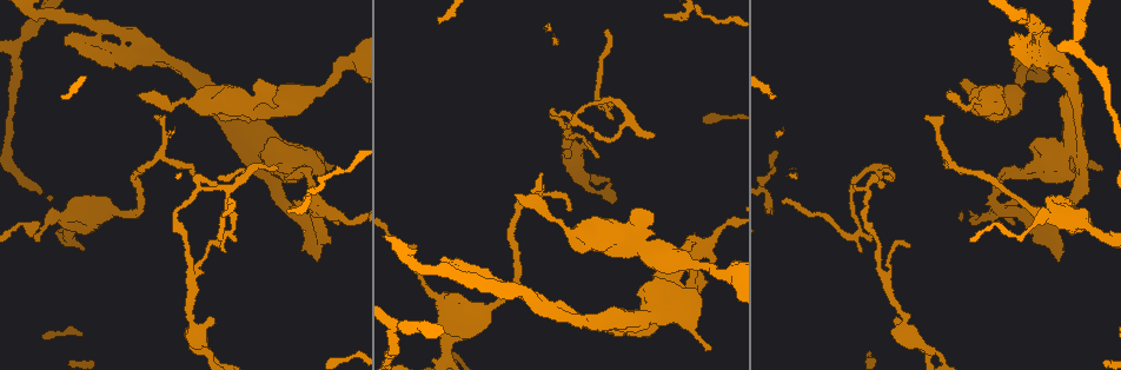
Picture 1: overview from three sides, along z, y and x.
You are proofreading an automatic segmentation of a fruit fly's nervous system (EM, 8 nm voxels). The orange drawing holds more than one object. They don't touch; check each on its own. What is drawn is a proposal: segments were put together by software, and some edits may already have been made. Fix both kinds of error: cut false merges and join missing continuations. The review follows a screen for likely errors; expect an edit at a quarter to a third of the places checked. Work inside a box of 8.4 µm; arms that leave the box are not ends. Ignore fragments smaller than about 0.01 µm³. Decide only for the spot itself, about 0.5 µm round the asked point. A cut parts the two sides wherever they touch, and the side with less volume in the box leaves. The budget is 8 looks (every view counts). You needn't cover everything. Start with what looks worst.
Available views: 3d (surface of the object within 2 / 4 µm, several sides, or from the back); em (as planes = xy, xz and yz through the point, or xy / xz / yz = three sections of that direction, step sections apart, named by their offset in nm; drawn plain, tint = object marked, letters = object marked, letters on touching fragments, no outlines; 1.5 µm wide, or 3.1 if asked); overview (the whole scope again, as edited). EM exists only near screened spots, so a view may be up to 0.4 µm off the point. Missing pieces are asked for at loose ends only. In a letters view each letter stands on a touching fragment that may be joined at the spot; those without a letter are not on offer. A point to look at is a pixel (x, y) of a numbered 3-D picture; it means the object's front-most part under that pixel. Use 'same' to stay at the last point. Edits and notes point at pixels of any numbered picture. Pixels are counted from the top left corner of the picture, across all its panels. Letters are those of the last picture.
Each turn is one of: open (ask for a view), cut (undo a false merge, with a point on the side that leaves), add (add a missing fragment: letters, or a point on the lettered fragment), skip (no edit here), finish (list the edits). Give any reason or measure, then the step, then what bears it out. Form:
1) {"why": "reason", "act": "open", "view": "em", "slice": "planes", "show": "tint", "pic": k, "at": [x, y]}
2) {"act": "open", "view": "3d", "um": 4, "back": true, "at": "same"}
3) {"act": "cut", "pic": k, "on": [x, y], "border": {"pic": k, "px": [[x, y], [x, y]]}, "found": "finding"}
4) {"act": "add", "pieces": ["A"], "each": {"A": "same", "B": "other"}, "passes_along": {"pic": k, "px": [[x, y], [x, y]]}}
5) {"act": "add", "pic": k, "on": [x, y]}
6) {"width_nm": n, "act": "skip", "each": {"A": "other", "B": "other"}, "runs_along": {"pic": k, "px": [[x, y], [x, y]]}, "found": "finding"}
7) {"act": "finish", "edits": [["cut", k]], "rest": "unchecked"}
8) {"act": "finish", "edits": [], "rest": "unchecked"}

{"why": "thick end", "act": "open", "view": "em", "slice": "planes", "show": "plain", "pic": 1, "at": [272, 105]}

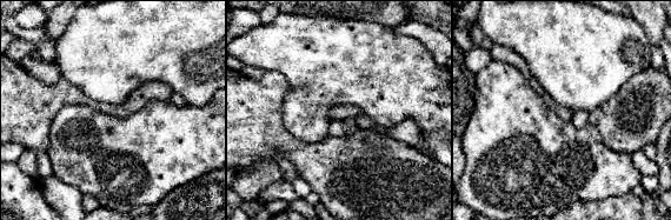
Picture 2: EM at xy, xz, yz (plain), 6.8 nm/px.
{"why": "what lies round it", "act": "open", "view": "em", "slice": "planes", "show": "letters", "at": "same"}

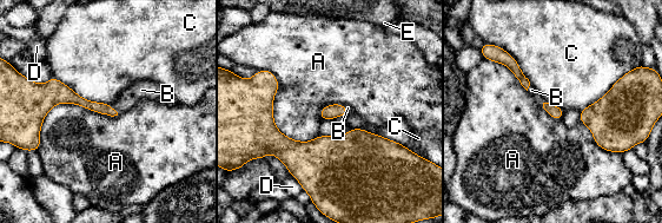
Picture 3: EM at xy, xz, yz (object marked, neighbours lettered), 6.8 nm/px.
{"act": "add", "pieces": ["B"], "each": {"A": "other", "B": "same", "C": "other", "D": "other", "E": "other"}, "found": "it goes on there"}

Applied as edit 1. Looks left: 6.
{"why": "redraw", "act": "open", "view": "overview"}

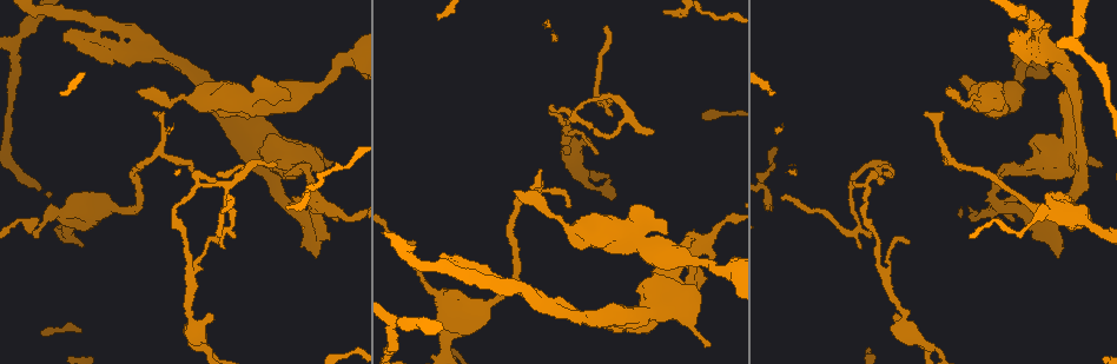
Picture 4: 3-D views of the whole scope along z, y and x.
{"why": "narrows sharply", "act": "open", "view": "em", "slice": "xy", "step": 4, "show": "letters", "pic": 4, "at": [155, 46]}

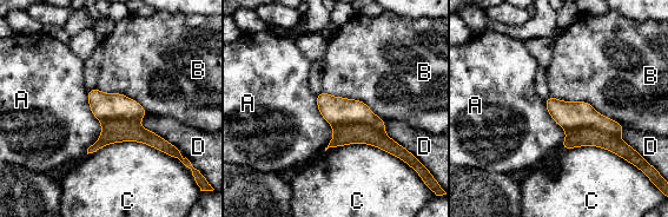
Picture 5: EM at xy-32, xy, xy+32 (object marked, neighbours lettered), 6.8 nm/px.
{"act": "open", "view": "em", "slice": "planes", "show": "letters", "at": "same"}

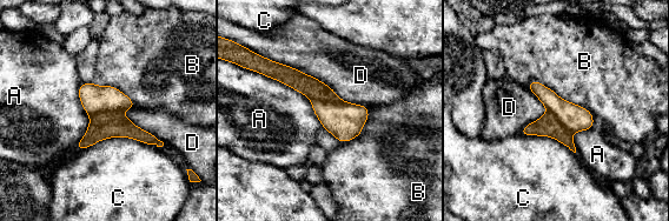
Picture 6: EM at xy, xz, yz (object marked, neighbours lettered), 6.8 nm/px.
{"longest_contact_nm": ["D", 800], "act": "cut", "pic": 6, "on": [311, 87], "each": {"A": "other", "B": "other", "C": "other", "D": "other"}, "border": {"pic": 6, "px": [[310, 98], [342, 101]]}, "found": "two cells meet here"}

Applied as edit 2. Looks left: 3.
{"why": "thick turns thin", "act": "open", "view": "em", "slice": "planes", "show": "plain", "pic": 4, "at": [188, 318]}

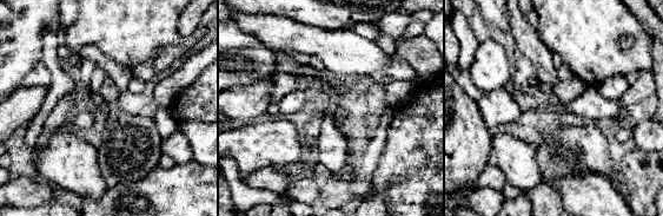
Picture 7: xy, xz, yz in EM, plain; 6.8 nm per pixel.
{"act": "open", "view": "em", "slice": "planes", "show": "letters", "at": "same"}

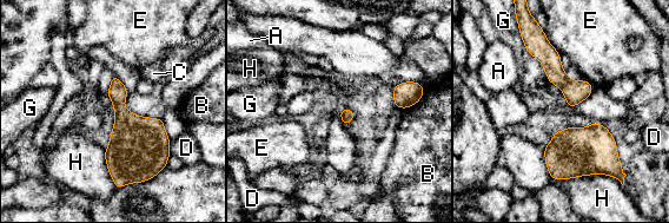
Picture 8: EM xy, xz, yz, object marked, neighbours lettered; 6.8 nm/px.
{"act": "skip", "each": {"A": "other", "B": "other", "C": "other", "D": "other", "E": "other", "G": "other", "H": "other"}, "runs_along": {"pic": 8, "px": [[541, 44], [554, 71], [587, 93]]}, "found": "one cell here"}

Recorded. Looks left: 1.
{"act": "finish", "edits": [["add", 3], ["cut", 6]], "rest": "unchecked"}

